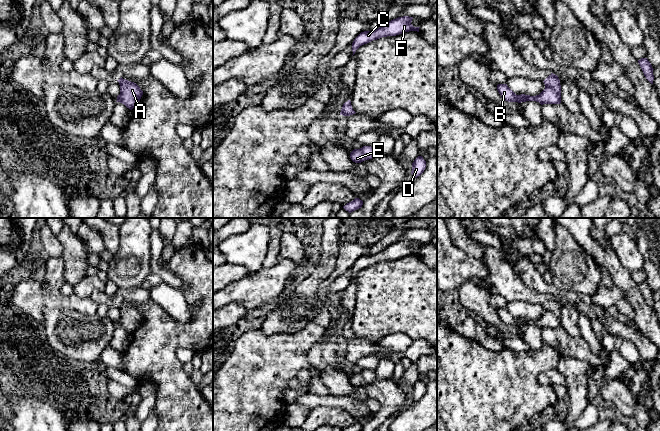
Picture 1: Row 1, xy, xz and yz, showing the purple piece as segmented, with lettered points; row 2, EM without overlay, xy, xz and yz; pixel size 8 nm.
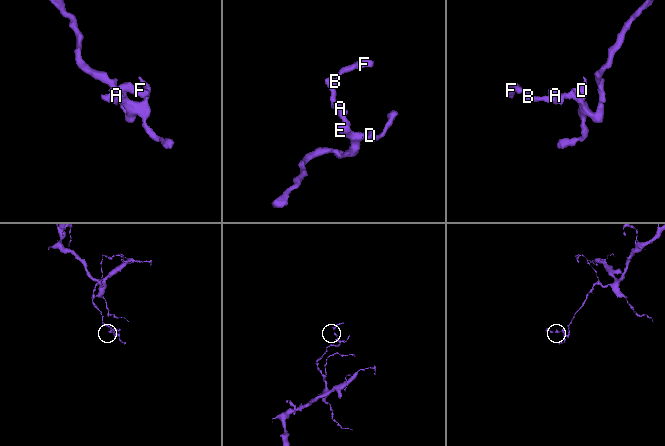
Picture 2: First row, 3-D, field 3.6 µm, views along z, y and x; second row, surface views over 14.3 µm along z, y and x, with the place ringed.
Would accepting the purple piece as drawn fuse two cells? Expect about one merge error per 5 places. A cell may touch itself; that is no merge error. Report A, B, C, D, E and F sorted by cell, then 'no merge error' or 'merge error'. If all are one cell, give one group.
A B C D E F | no merge error

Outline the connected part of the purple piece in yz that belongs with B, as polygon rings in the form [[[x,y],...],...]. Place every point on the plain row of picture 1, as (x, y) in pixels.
[[[551,297],[544,305],[545,313],[536,320],[516,319],[507,308],[498,308],[497,314],[501,322],[508,326],[526,326],[536,325],[543,328],[560,328],[561,327],[561,309],[557,299]]]

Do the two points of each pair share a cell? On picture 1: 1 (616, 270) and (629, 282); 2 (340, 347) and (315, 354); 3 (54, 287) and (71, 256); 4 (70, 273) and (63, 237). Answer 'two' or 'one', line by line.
1: one
2: one
3: two
4: one

